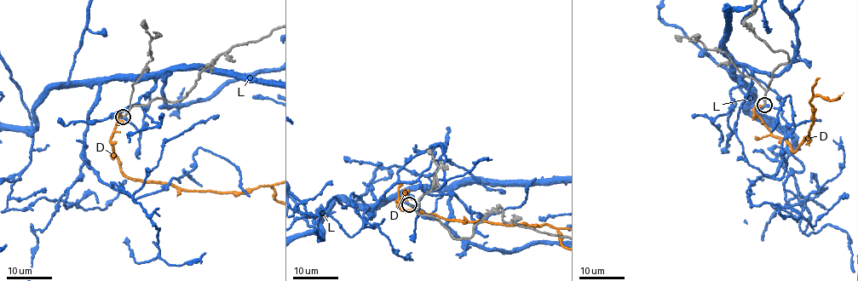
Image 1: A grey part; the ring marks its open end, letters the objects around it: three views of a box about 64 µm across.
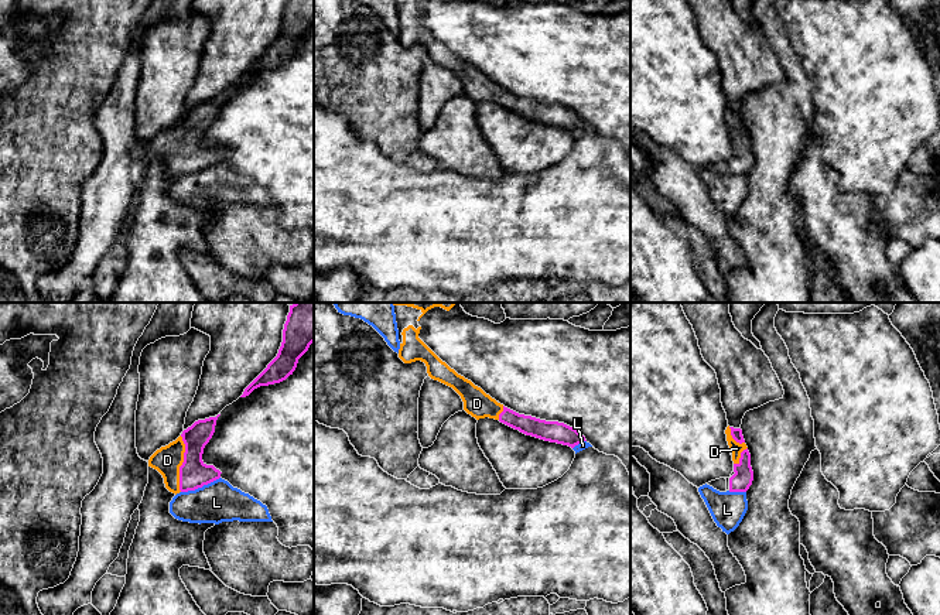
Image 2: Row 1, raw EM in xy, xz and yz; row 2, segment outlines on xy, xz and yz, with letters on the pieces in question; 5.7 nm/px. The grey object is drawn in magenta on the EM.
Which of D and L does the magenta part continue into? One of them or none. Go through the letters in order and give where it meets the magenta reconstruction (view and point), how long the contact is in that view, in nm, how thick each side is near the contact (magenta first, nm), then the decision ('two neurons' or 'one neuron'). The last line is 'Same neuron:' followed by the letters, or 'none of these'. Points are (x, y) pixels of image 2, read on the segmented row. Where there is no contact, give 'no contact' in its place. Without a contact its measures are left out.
D: xy (183, 464) | 320 nm | 170/160 nm | one neuron
L: xy (200, 487) | 240 nm | 170/240 nm | two neurons
Same neuron: D

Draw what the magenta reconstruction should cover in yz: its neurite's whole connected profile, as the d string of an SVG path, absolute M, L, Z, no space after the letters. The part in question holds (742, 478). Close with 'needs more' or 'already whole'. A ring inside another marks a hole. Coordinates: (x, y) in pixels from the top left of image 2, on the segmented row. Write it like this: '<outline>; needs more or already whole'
M727 427L727 441L732 450L734 475L729 478L729 492L746 492L753 481L751 454L745 444L742 430Z; needs more

